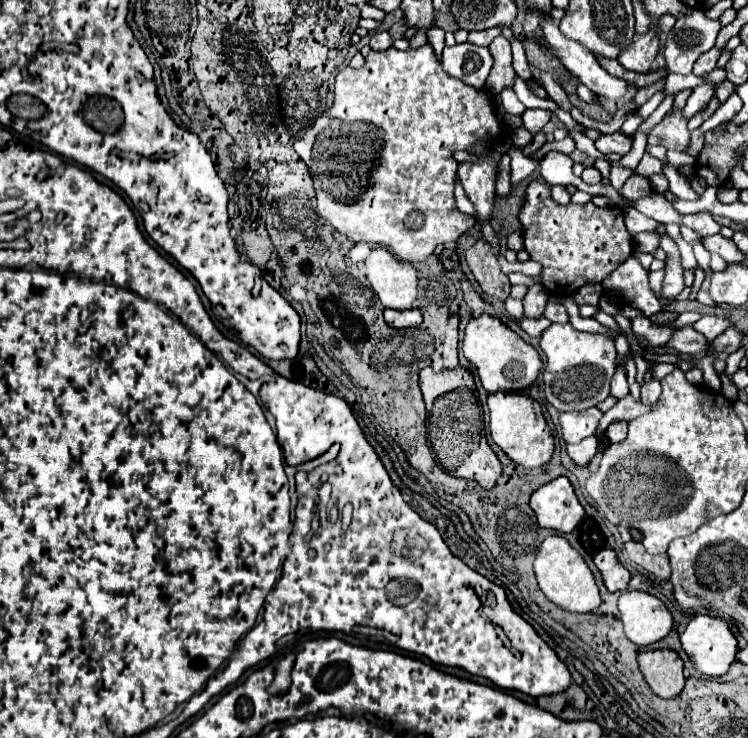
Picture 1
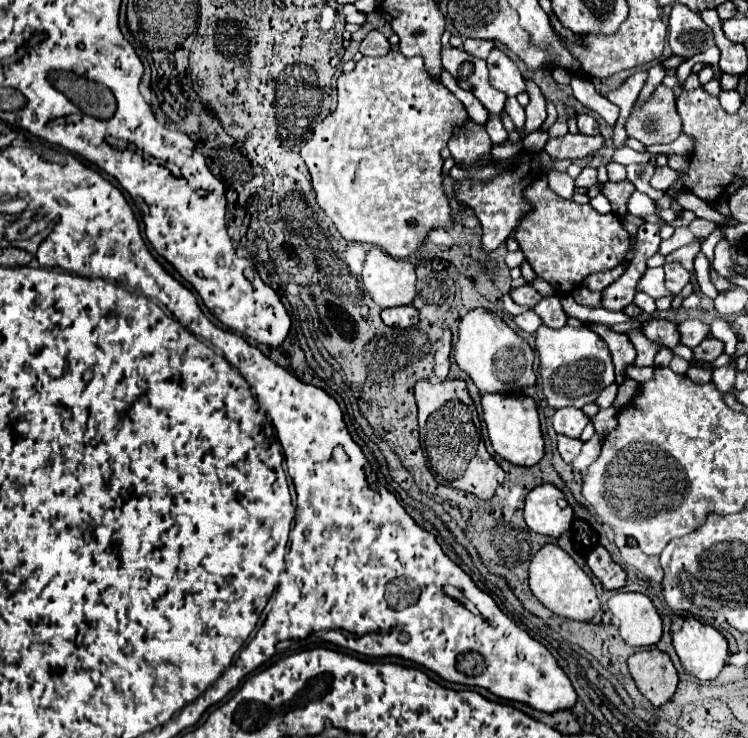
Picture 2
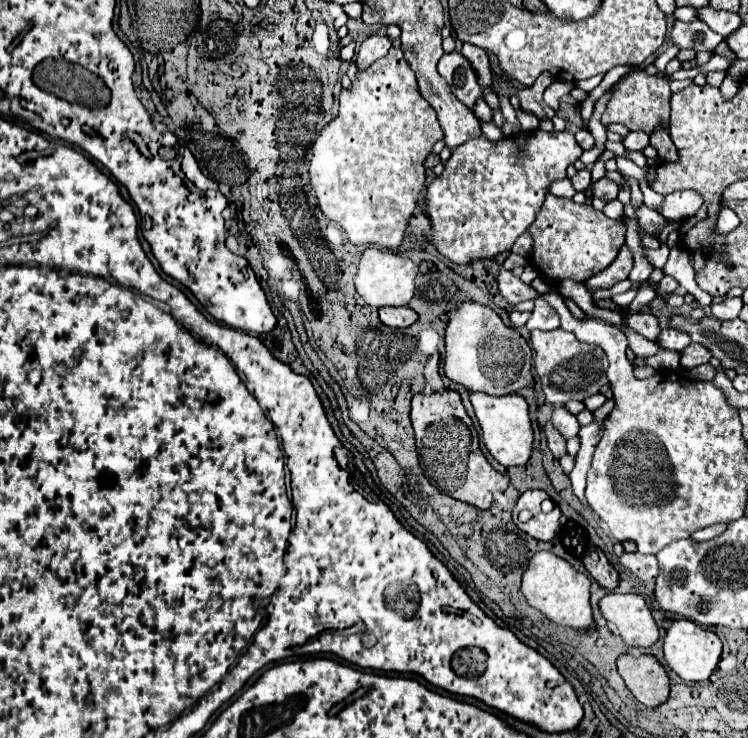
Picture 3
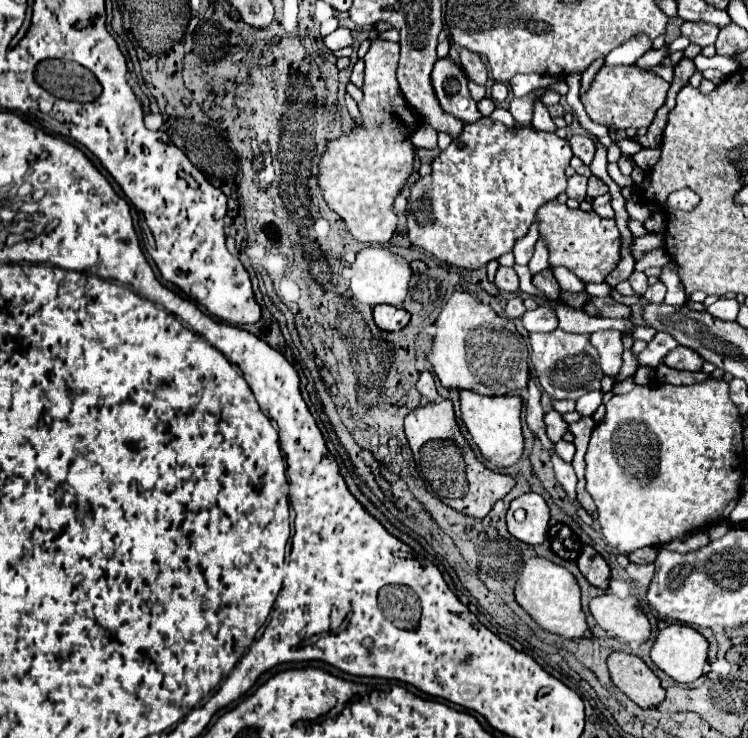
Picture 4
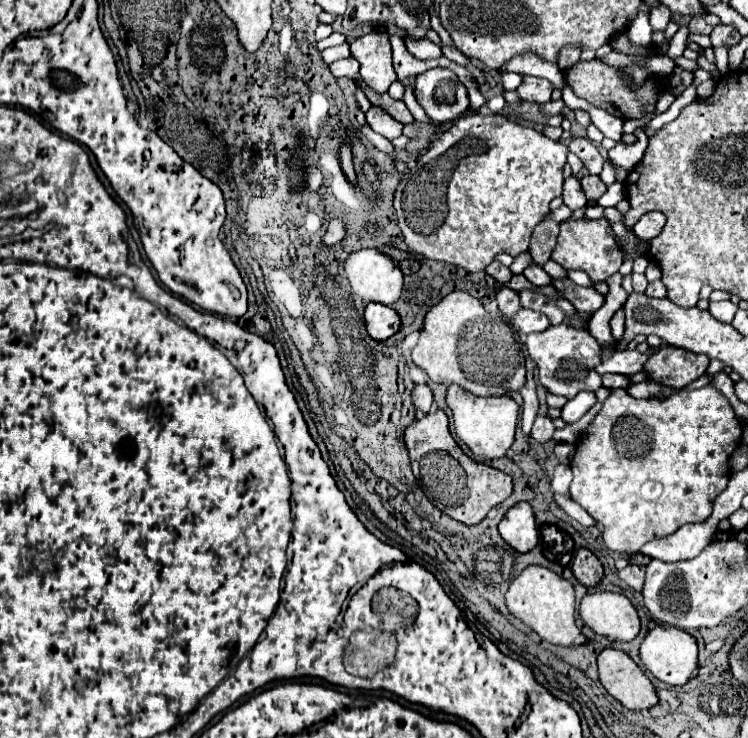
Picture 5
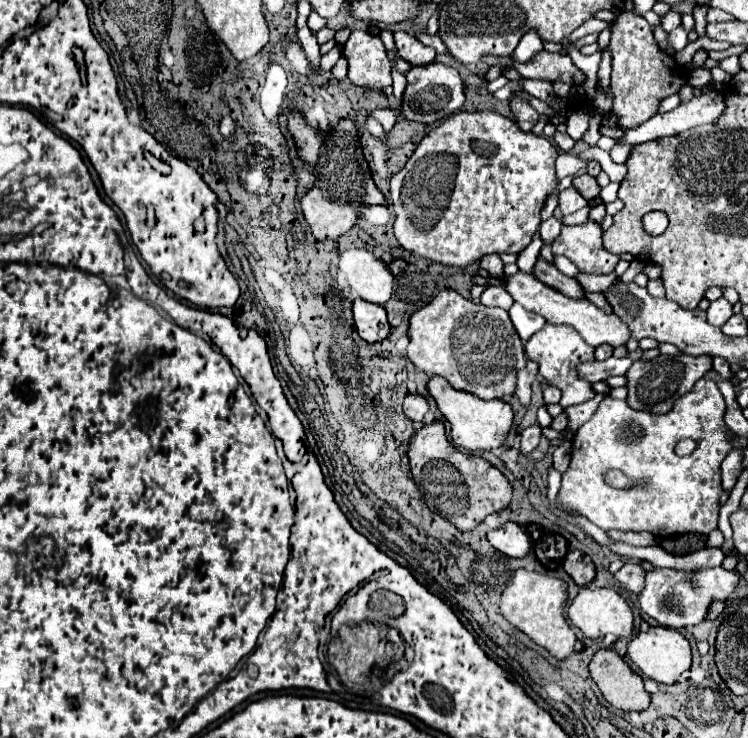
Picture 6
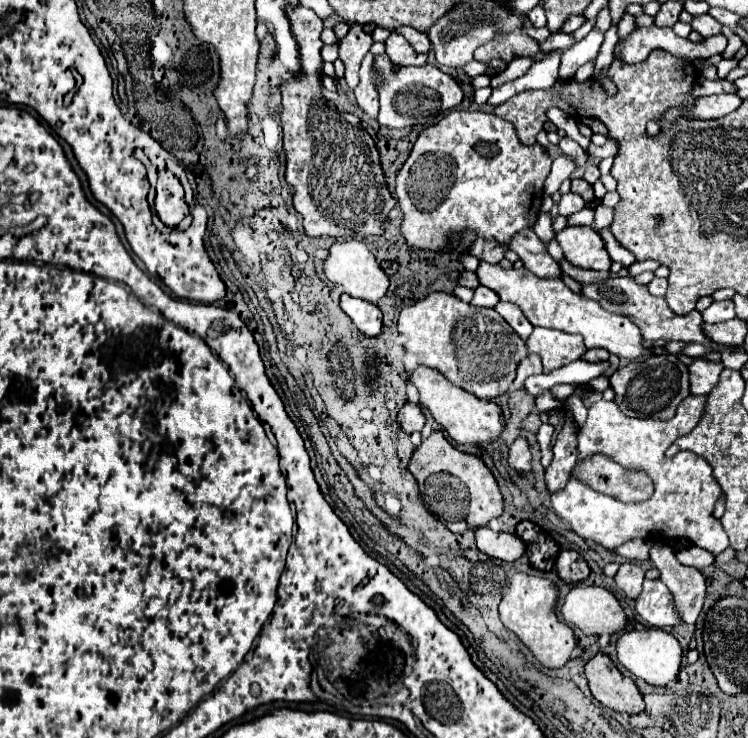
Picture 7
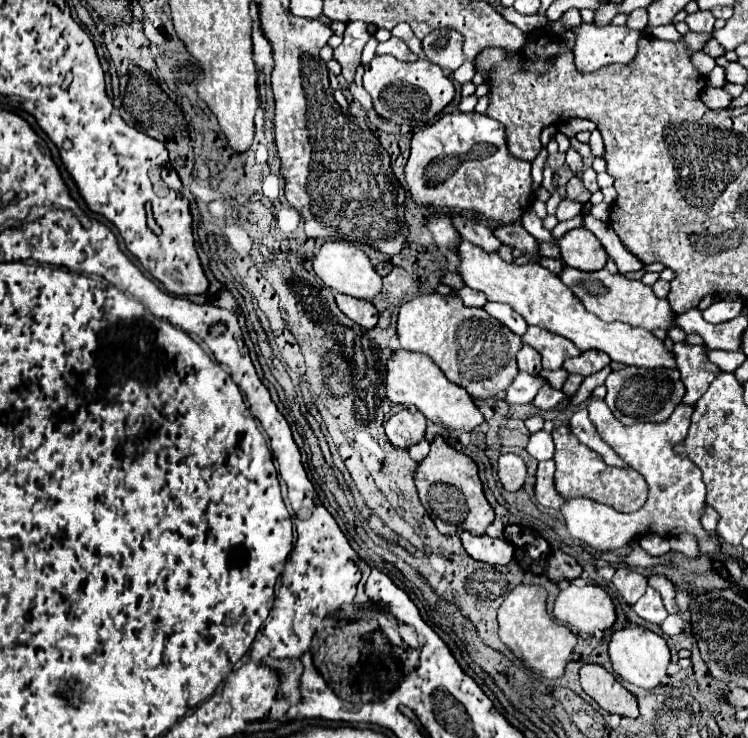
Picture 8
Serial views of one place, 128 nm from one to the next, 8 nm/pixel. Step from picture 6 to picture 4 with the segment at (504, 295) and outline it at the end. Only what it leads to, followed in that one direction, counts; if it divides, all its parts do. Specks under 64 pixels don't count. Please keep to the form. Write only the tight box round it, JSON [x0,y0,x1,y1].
[504,296,526,320]

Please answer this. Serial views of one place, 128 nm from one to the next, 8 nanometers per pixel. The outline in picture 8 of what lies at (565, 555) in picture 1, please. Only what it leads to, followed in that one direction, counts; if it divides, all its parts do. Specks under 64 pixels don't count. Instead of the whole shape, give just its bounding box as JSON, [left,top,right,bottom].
[498,586,576,680]

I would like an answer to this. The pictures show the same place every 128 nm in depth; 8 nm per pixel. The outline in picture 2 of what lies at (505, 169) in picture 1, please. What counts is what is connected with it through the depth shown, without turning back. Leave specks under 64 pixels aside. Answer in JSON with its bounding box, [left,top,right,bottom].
[509,82,546,142]

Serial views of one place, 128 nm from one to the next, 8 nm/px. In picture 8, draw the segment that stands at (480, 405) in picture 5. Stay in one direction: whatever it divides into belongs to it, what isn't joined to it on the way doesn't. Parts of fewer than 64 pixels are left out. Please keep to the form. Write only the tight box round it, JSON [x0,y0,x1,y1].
[386,350,484,432]

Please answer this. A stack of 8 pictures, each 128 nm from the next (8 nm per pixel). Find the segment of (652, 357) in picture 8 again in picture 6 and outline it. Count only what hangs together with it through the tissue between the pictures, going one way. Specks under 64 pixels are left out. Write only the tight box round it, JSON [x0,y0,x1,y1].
[502,271,630,346]

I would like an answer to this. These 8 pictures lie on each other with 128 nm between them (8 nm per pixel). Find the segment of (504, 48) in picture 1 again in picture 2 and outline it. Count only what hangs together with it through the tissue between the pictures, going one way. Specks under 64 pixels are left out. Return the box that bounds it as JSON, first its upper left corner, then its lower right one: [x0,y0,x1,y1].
[486,48,526,96]

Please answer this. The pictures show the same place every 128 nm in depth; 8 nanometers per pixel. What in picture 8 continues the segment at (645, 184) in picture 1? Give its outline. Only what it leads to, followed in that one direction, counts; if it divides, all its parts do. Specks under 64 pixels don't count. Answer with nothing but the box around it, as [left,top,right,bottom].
[566,176,590,204]

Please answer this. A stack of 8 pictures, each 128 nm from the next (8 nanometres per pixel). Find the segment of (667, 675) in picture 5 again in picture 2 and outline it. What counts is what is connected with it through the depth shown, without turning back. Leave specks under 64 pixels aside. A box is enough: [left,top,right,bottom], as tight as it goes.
[672,618,730,682]

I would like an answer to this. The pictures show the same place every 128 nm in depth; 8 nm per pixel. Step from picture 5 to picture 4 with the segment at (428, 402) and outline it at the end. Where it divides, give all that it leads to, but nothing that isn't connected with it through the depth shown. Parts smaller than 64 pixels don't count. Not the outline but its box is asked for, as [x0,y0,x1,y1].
[416,372,438,402]

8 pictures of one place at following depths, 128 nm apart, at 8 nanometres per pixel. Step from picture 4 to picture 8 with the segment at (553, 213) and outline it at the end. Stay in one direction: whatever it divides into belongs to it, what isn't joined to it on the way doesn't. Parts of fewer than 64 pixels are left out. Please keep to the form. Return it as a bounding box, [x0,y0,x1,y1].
[558,228,608,270]

